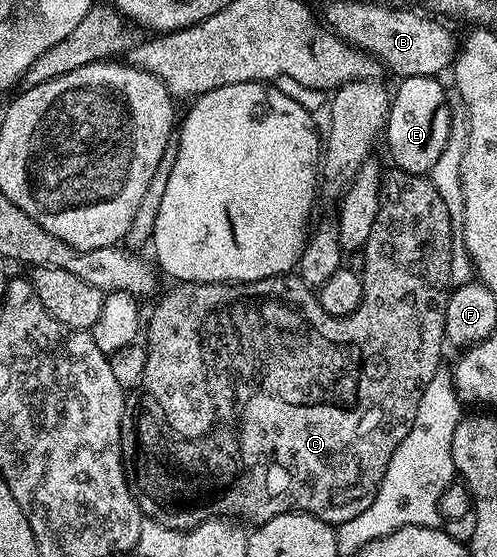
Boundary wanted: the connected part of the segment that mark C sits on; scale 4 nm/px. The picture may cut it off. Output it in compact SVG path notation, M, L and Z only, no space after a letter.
M389 169L381 177L379 217L375 217L375 226L371 229L371 237L366 241L363 248L363 256L365 255L363 301L359 305L359 309L355 309L349 315L335 317L327 314L321 302L317 300L314 288L308 287L302 281L300 274L297 273L276 275L275 277L267 277L263 281L251 281L250 283L177 283L173 285L173 288L158 301L153 316L150 319L148 316L147 326L143 331L143 346L145 352L147 352L147 369L143 369L141 386L136 388L125 400L125 412L123 413L123 425L121 426L121 456L125 466L125 476L142 516L145 519L161 522L163 526L169 526L171 529L182 533L188 533L193 528L198 527L199 524L214 517L232 517L245 525L260 525L271 521L275 517L285 515L288 511L300 511L307 515L314 515L325 523L334 525L344 525L347 521L351 521L351 517L359 517L359 513L363 513L363 509L367 509L367 505L371 505L375 501L377 490L381 488L381 482L387 473L387 465L391 461L399 441L403 441L403 437L407 437L407 433L415 421L415 413L419 413L419 401L423 397L423 389L427 389L431 377L435 377L435 373L442 370L441 350L447 347L445 314L447 313L447 301L451 290L449 278L451 277L451 249L453 248L454 238L455 224L451 221L451 213L447 213L447 205L443 205L443 197L439 197L439 192L435 190L433 182L424 175Z

